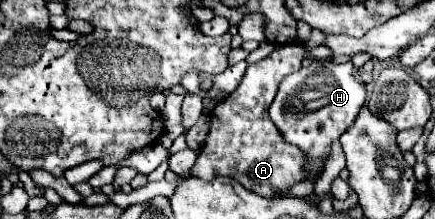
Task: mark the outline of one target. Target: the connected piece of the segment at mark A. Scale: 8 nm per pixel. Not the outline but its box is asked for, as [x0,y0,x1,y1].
[192,43,304,197]

